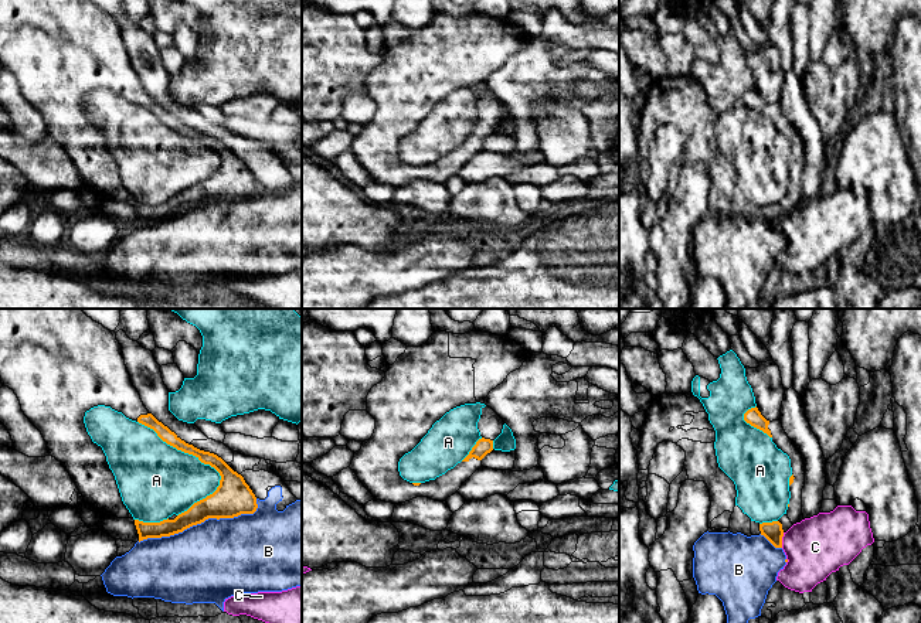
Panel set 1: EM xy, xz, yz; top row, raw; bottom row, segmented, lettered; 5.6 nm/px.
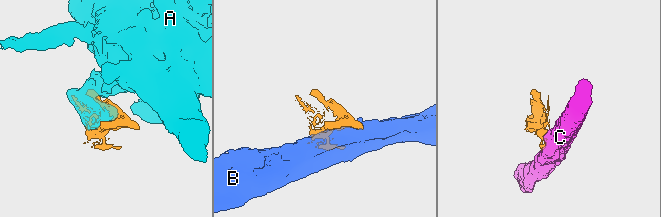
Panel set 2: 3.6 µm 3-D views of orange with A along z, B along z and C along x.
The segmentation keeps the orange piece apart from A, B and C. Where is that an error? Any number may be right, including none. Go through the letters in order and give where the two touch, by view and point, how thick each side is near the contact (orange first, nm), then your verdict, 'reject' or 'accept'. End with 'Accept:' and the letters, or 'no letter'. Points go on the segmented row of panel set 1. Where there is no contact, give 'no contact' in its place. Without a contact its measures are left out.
A: xy (186, 452) | 80/420 nm | reject
B: xy (201, 521) | 220/460 nm | reject
C: yz (781, 540) | 110/340 nm | reject
Accept: no letter

